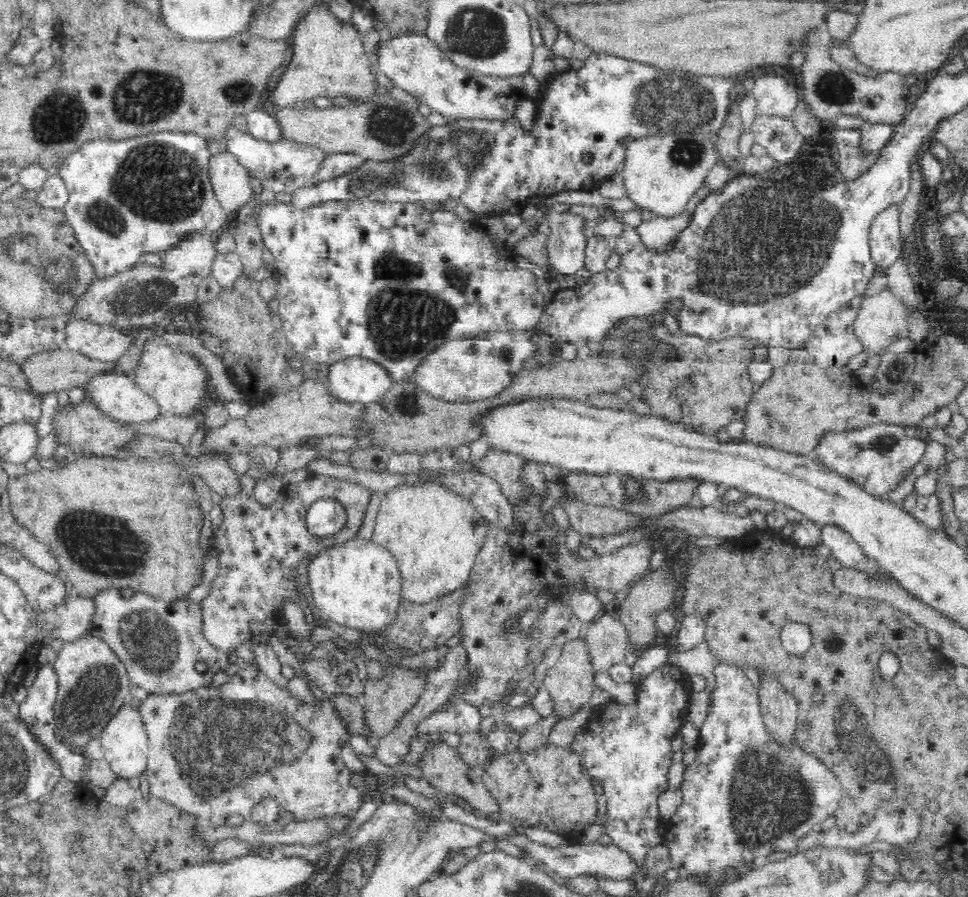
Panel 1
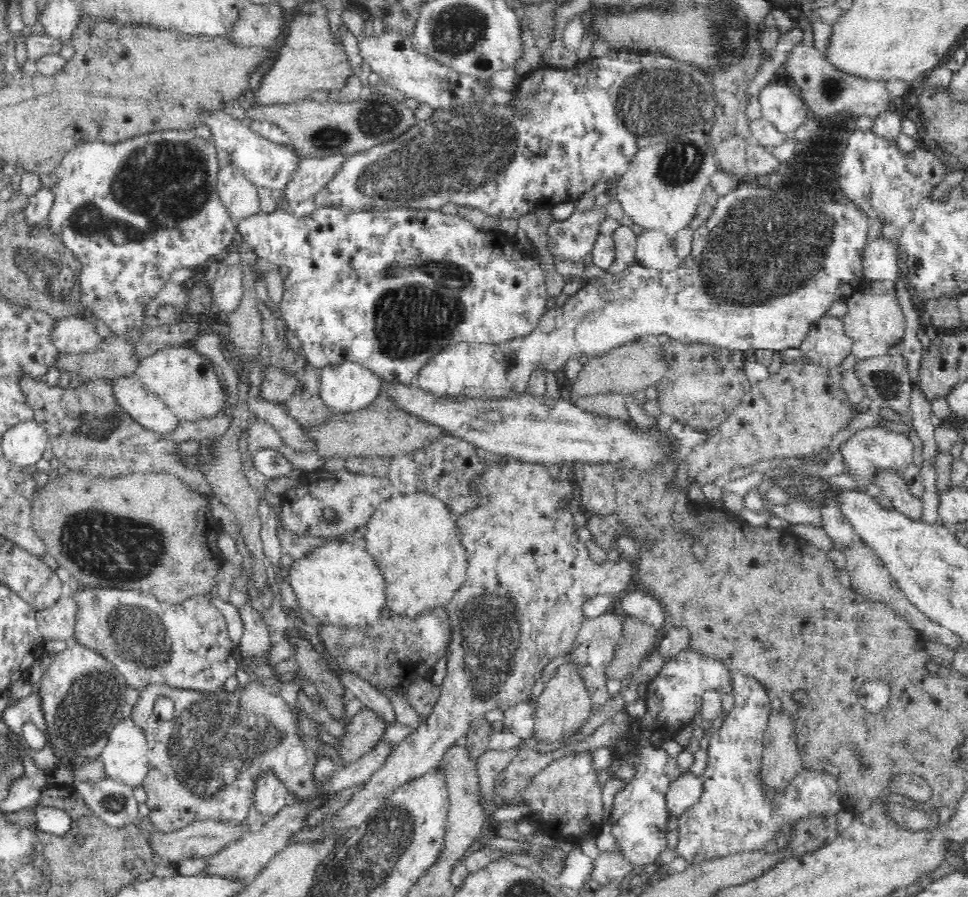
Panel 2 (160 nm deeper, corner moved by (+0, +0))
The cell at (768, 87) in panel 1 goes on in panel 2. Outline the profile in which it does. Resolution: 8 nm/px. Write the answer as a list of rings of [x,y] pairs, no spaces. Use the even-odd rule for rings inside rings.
[[[782,77],[772,80],[758,94],[761,116],[784,135],[795,134],[807,118],[807,106]]]

